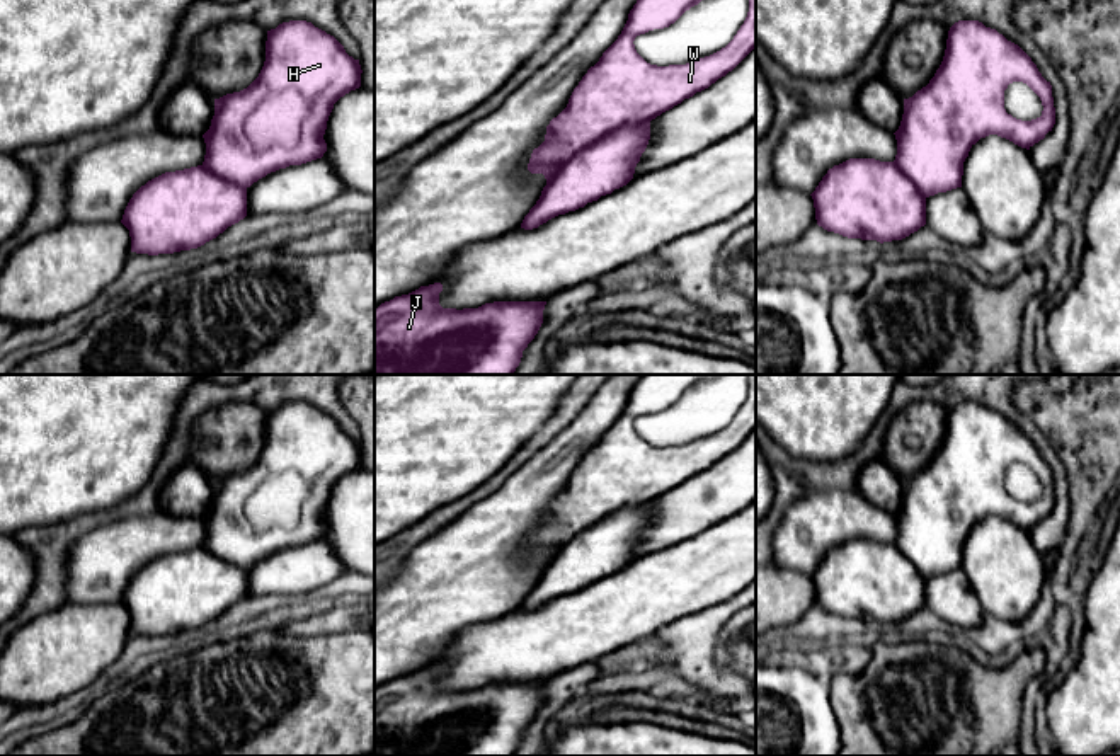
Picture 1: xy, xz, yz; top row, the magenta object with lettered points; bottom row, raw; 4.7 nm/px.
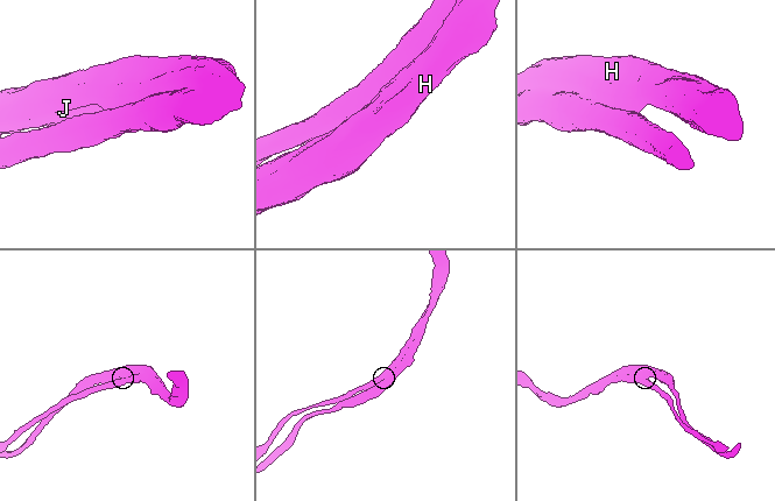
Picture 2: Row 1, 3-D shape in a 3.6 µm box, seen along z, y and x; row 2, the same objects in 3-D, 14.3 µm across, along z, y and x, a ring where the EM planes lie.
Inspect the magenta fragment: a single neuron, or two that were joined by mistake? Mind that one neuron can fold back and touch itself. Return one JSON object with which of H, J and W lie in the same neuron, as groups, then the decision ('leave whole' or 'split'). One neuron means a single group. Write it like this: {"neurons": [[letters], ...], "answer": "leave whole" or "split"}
{"neurons": [["H", "J"], ["W"]], "answer": "split"}

